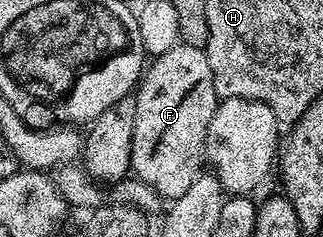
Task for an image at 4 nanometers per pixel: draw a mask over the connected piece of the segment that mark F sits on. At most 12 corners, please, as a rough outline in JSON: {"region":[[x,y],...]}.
{"region":[[178,44],[136,87],[132,173],[163,200],[203,173],[211,64]]}

